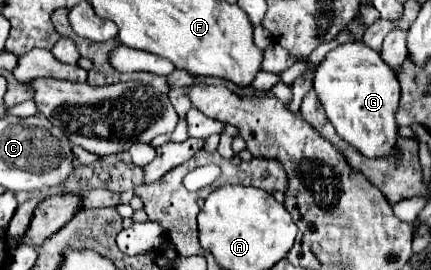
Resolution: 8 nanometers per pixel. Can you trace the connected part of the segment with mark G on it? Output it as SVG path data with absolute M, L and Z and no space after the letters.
M347 42L331 50L315 70L313 88L327 112L327 118L347 144L367 158L393 156L397 162L401 160L397 148L399 126L395 122L401 88L395 72L381 60L379 52L369 50L363 42Z

